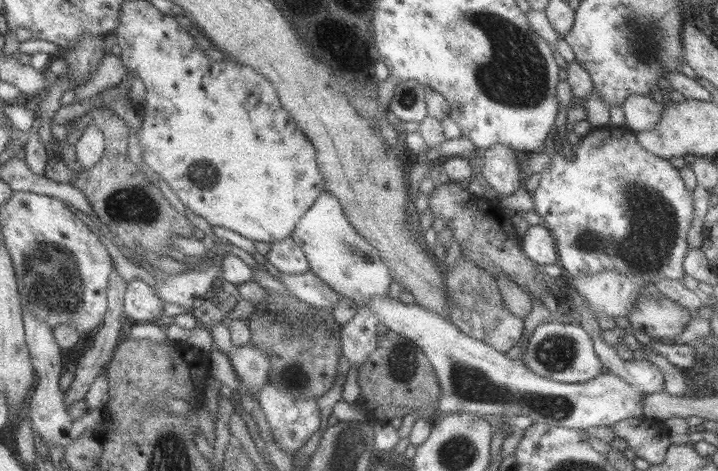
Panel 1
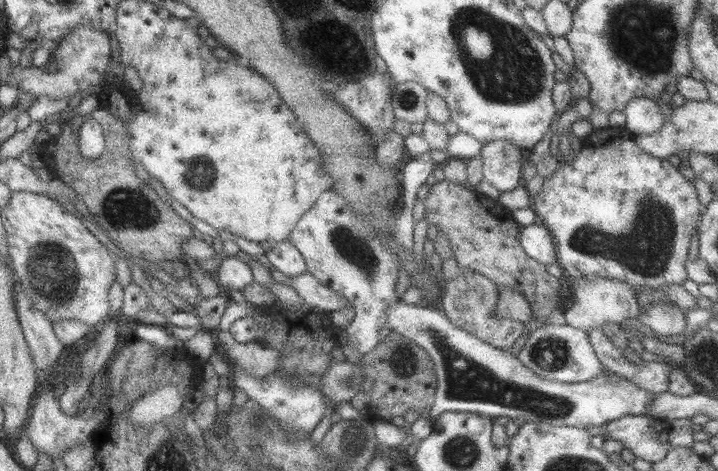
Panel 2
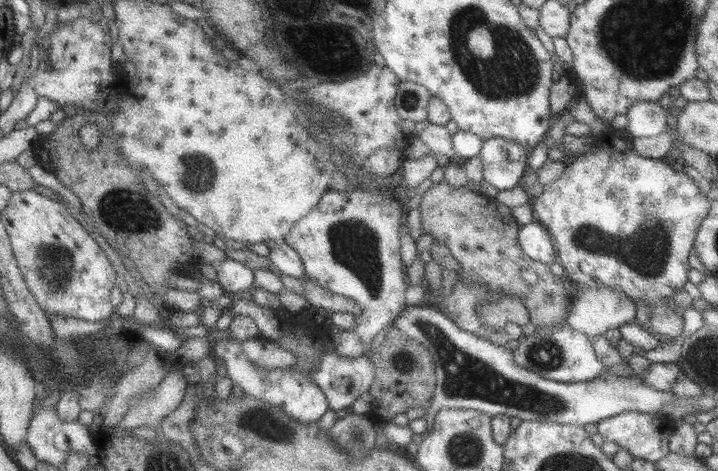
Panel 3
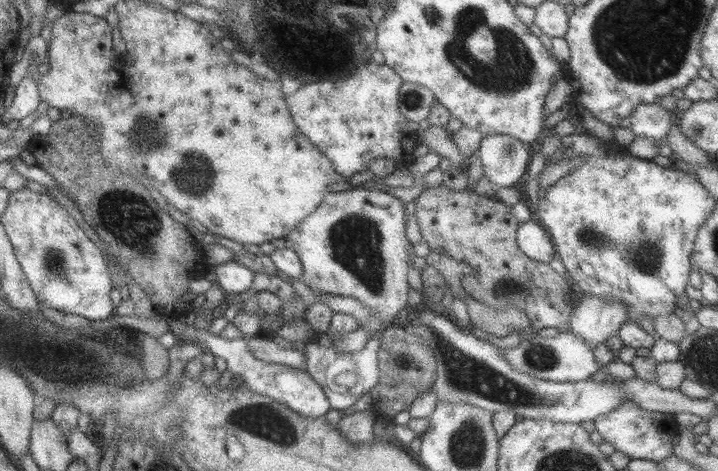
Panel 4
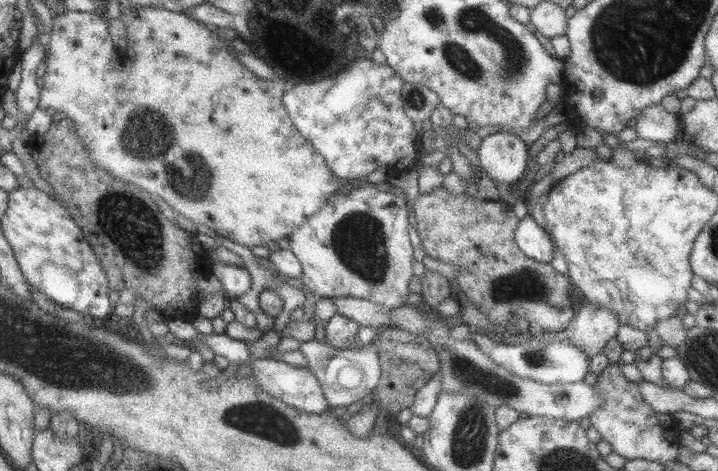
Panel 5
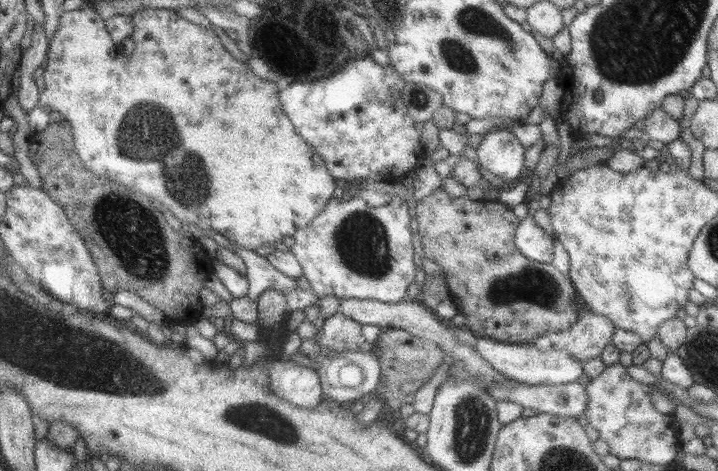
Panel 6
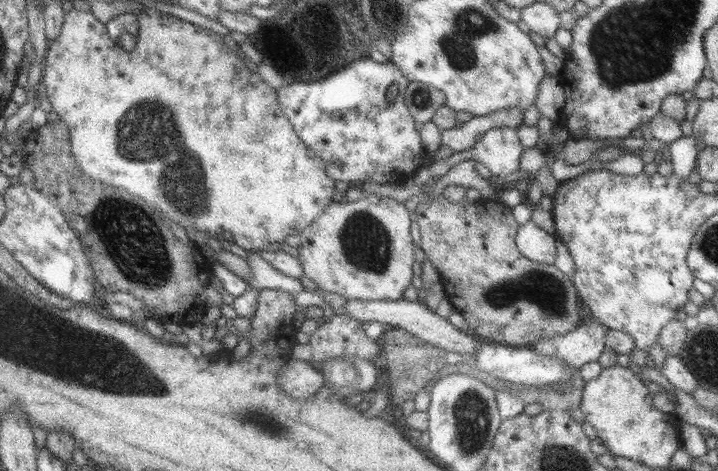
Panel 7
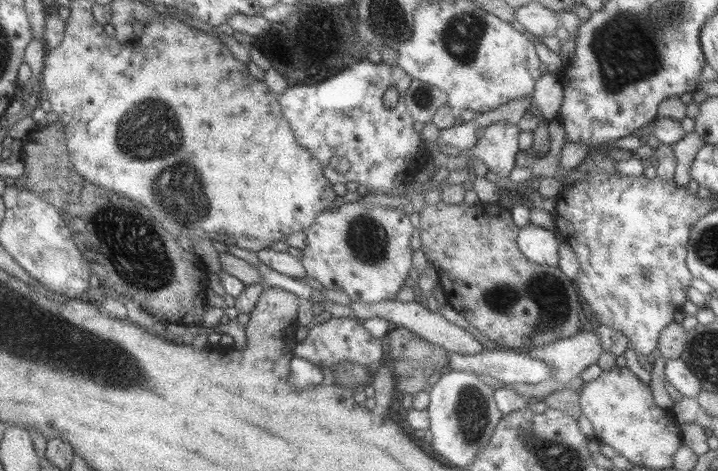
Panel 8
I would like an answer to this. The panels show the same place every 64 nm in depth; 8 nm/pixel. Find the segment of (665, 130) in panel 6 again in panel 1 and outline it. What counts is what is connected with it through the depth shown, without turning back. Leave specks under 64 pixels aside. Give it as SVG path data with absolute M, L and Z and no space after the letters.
M632 94L623 101L622 111L625 126L633 132L653 129L653 125L659 121L662 113L662 103L657 103L649 95Z

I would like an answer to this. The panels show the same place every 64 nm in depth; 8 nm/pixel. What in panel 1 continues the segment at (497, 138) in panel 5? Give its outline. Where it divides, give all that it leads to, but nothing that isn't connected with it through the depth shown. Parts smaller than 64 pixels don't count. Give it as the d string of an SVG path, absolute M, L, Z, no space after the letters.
M493 144L481 150L481 176L498 196L511 195L523 185L520 165L516 162L512 148L505 144Z

